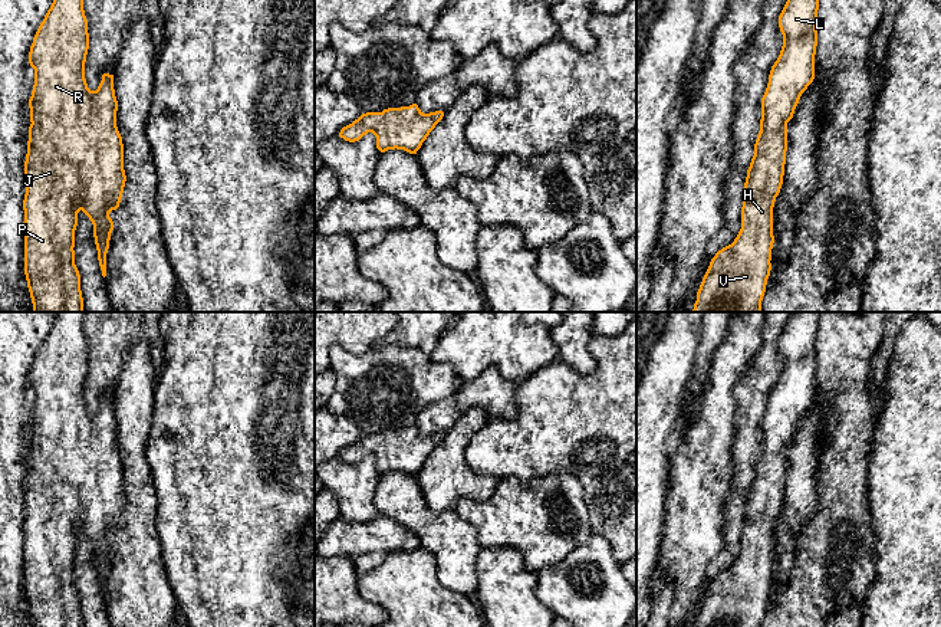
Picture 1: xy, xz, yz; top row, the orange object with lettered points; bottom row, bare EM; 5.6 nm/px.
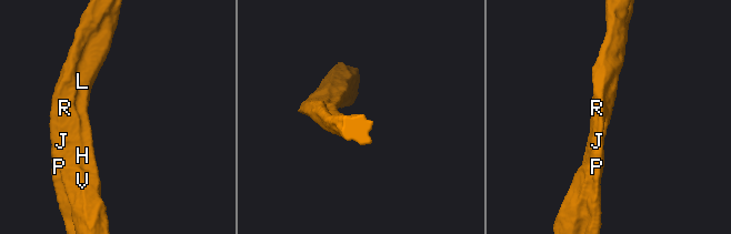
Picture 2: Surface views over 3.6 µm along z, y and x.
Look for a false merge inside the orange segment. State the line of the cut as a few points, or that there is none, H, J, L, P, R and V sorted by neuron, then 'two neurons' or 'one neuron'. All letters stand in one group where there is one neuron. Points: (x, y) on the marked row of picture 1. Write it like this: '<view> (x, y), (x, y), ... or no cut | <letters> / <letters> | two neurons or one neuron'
no cut | H J L P R V | one neuron

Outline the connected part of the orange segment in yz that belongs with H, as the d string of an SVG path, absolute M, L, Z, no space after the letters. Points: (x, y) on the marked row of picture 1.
M787 0L779 16L783 46L771 66L761 98L760 132L744 183L741 229L734 242L711 259L692 312L761 312L761 301L771 270L773 207L784 175L787 122L793 118L802 93L815 79L817 10L819 0Z

